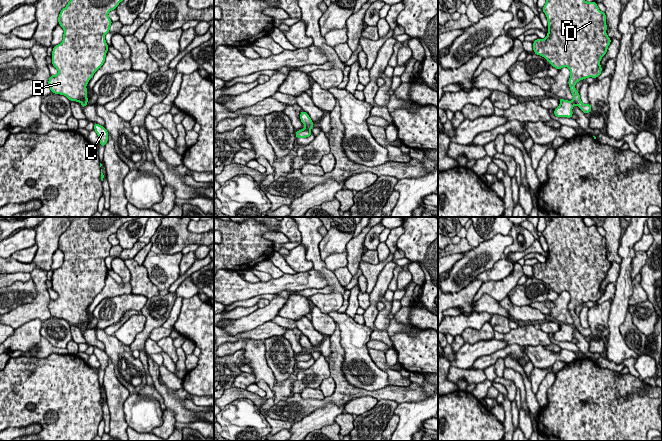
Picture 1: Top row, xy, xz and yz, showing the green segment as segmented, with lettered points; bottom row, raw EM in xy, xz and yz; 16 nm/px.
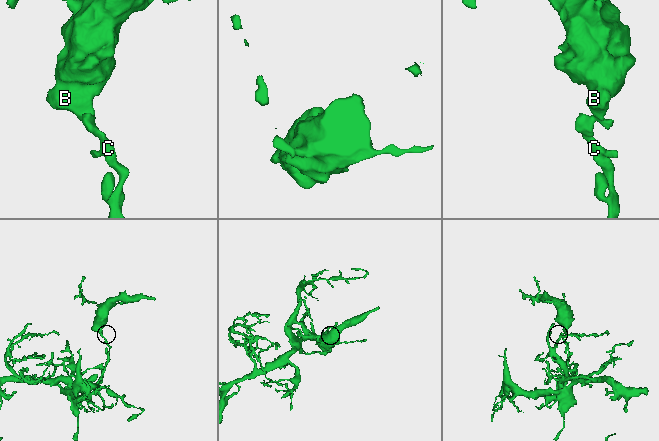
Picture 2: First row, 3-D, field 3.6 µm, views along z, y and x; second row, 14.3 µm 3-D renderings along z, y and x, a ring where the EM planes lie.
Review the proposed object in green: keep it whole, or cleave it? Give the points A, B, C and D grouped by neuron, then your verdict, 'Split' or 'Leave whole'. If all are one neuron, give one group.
Groups: A B D / C. Split

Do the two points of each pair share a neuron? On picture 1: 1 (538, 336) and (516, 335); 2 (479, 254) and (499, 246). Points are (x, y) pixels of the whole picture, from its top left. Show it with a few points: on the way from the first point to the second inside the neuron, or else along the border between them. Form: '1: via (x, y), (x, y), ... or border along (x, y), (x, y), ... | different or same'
1: via (533, 336), (521, 335) | same
2: via (484, 254), (487, 254), (494, 248) | same

